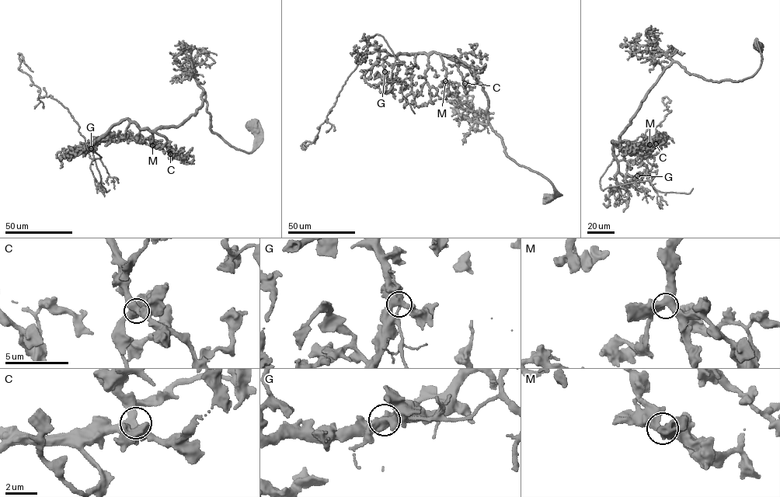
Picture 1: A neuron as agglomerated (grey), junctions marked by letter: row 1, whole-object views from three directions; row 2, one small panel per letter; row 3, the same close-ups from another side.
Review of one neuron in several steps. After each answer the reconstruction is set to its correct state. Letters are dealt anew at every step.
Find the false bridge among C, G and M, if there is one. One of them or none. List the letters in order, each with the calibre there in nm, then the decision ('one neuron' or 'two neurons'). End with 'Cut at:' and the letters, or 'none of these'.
C: 440 nm thick; one neuron
G: 460 nm thick; two neurons
M: 480 nm thick; one neuron
Cut at: G

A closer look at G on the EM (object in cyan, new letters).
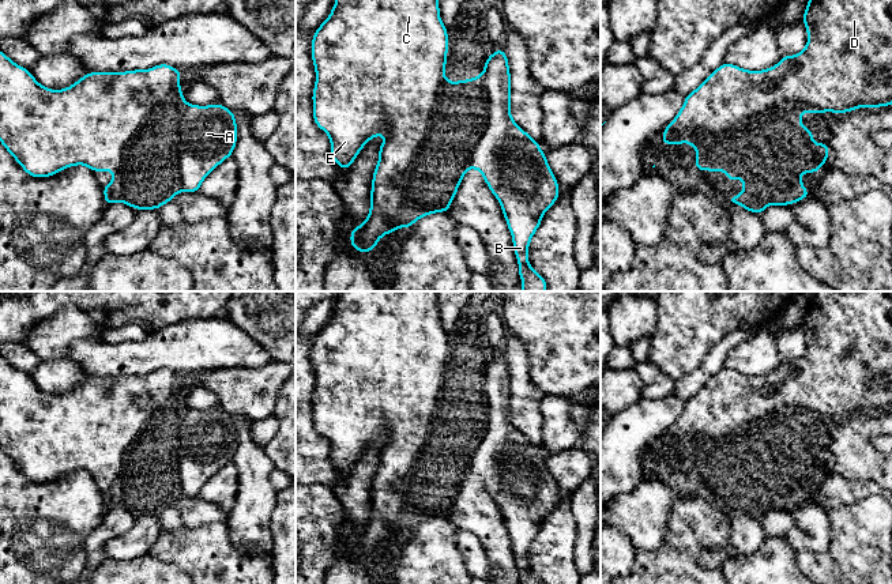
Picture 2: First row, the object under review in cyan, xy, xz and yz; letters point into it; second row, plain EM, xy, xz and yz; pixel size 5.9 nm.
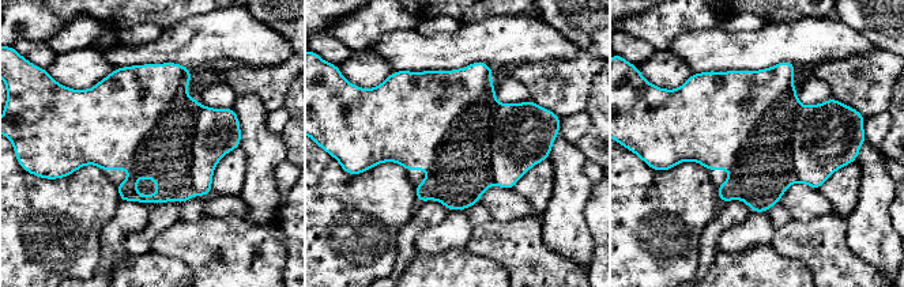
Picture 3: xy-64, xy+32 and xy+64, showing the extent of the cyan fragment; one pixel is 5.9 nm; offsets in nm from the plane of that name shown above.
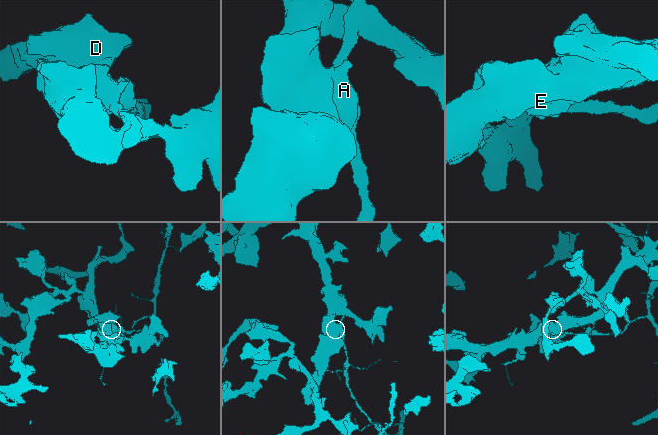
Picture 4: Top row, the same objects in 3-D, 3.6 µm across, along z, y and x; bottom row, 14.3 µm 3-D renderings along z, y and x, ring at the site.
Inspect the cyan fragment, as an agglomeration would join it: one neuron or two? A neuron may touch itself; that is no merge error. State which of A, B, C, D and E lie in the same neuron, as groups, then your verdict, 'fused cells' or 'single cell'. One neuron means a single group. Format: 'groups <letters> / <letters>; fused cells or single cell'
groups A B / C D E; fused cells

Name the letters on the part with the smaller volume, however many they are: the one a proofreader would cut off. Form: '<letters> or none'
A, B

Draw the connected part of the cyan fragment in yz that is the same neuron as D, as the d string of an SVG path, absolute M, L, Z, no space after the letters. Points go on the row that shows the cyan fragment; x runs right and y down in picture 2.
M808 0L806 10L803 12L802 22L808 31L808 44L805 49L793 56L782 56L780 61L763 71L748 71L723 63L693 91L690 91L684 101L684 106L677 113L675 118L663 129L662 143L665 146L696 146L697 139L701 135L716 135L720 137L731 137L734 146L738 148L739 158L750 167L748 172L727 172L729 182L735 181L738 177L744 180L744 191L738 196L729 196L729 204L741 204L741 208L752 211L760 215L768 206L790 206L805 197L812 196L809 191L803 188L803 181L799 178L801 173L817 173L820 167L828 161L829 148L823 140L818 144L813 144L813 131L802 127L801 113L848 113L859 108L881 108L892 105L892 0Z

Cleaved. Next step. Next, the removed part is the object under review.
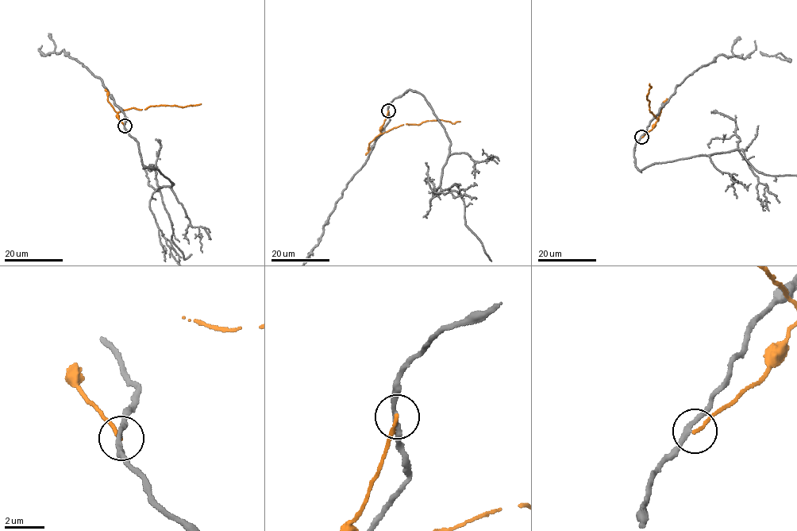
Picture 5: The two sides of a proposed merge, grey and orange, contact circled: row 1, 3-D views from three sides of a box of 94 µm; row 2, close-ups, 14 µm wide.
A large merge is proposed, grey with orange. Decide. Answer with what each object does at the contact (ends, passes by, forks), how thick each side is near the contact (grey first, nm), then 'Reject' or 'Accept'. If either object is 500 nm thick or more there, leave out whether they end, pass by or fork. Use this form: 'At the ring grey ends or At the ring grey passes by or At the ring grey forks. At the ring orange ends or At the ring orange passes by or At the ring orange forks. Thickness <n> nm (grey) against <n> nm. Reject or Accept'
At the ring grey passes by. At the ring orange ends. Thickness 240 nm (grey) against 160 nm. Reject

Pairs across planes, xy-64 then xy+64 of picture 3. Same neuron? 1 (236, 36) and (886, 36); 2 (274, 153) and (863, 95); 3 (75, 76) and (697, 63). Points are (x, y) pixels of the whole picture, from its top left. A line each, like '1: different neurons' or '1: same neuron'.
1: different neurons
2: different neurons
3: different neurons

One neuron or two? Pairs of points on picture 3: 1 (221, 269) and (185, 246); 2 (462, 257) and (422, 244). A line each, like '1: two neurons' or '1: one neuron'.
1: one neuron
2: two neurons

